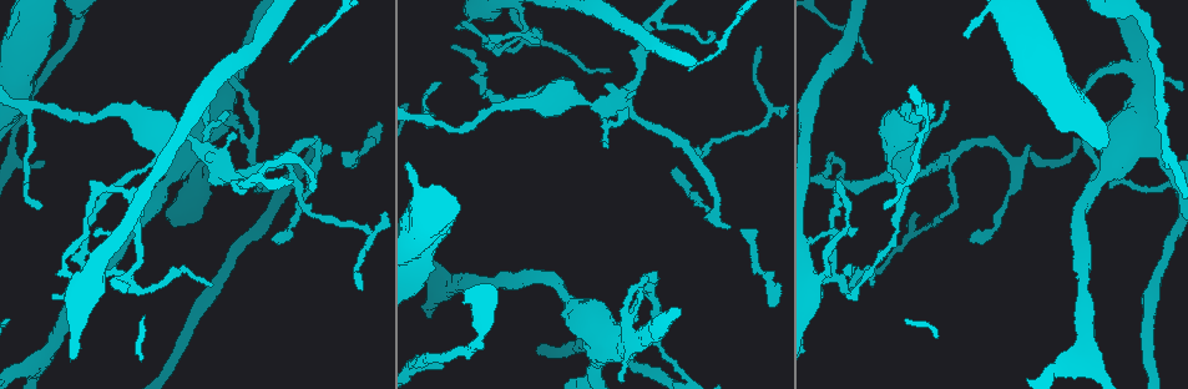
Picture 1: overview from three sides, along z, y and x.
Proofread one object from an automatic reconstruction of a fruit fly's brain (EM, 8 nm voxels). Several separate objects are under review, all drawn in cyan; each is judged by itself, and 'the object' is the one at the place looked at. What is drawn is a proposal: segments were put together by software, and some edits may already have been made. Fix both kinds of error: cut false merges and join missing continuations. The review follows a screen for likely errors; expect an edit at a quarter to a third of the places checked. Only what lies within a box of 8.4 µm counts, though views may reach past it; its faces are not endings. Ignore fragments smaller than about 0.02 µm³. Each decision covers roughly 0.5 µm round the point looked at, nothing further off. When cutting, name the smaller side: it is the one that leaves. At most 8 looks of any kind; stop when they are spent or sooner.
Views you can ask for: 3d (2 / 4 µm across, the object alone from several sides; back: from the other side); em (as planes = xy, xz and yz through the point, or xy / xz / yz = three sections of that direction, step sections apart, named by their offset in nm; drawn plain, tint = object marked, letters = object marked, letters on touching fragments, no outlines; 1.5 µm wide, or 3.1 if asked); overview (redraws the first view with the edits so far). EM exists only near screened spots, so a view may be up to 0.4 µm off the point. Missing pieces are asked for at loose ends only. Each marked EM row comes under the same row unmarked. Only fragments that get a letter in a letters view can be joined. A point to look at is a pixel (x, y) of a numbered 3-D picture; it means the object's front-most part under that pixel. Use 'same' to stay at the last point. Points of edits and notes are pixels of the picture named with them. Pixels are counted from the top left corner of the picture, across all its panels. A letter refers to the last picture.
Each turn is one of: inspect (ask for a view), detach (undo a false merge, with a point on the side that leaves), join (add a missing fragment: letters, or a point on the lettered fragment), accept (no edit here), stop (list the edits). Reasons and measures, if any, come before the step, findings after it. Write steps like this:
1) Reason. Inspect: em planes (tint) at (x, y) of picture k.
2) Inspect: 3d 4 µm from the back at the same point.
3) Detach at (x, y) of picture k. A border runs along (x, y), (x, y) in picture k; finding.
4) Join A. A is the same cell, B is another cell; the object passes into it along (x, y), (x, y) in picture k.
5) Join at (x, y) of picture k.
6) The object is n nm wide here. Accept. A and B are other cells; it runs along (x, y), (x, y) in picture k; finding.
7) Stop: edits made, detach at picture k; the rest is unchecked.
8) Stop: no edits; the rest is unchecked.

Thin neck. Inspect: em planes (letters) at (644, 288) of picture 1.

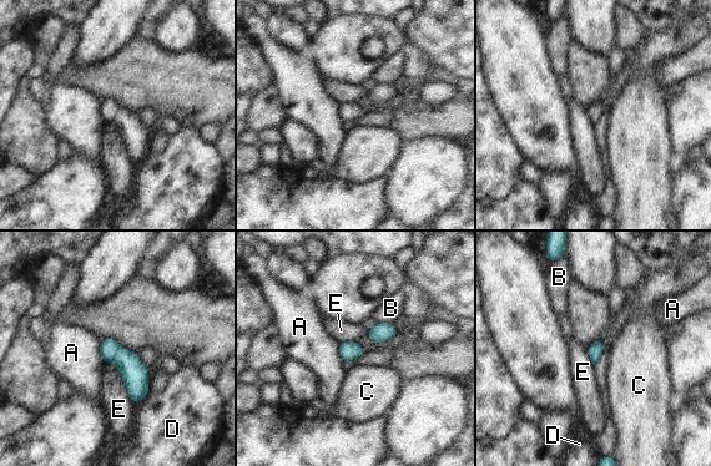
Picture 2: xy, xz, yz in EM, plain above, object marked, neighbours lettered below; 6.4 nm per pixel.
The object is 100 nm wide here. Accept. A, B, C, D and E are other cells; one cell here.

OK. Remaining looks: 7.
Touches itself. Inspect: em planes (letters) at (515, 34) of picture 1.

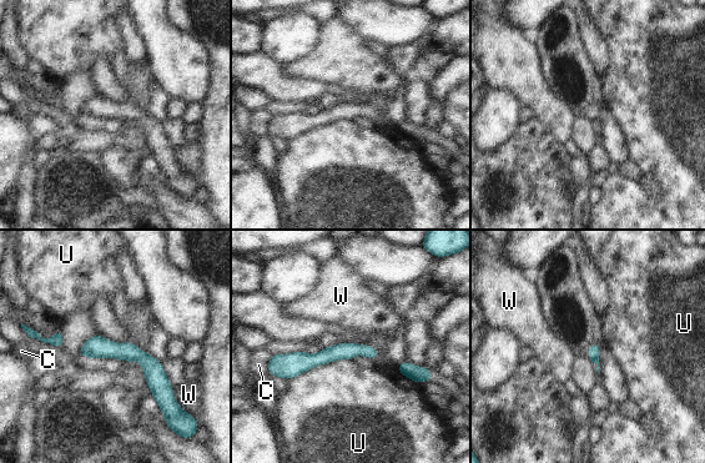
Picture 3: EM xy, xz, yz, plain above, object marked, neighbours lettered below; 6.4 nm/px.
The object is 80 nm wide here. Accept. C, U and W are other cells; it runs along (374, 353), (340, 351), (277, 363) in picture 3; one cell here.

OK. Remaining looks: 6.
Tapers out. Inspect: 3d 2 µm at (439, 82) of picture 1.

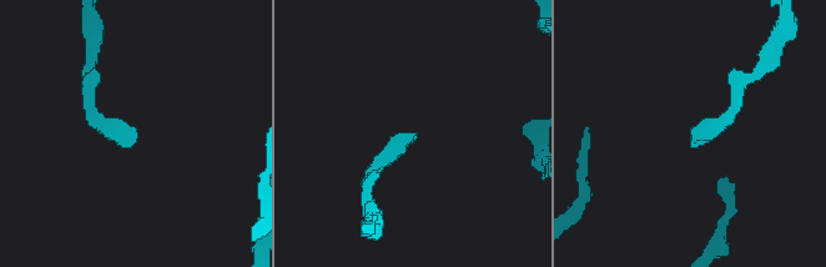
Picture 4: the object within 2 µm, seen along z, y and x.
Inspect: em planes (letters) at (135, 134) of picture 4.

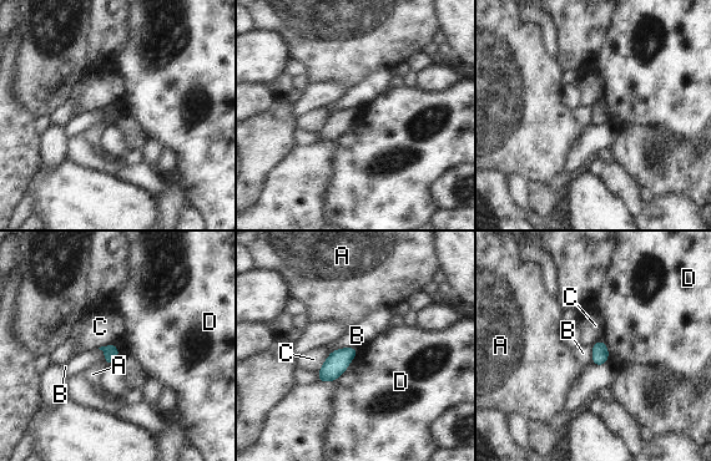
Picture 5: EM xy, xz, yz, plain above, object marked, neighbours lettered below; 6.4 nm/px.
The object is 90 nm wide here. Accept. A, B, C and D are other cells; a border runs along (359, 349), (349, 365), (334, 380) in picture 5; no lettered fragment goes on from it.

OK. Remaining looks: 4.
Stop: no edits; the rest is unchecked.

